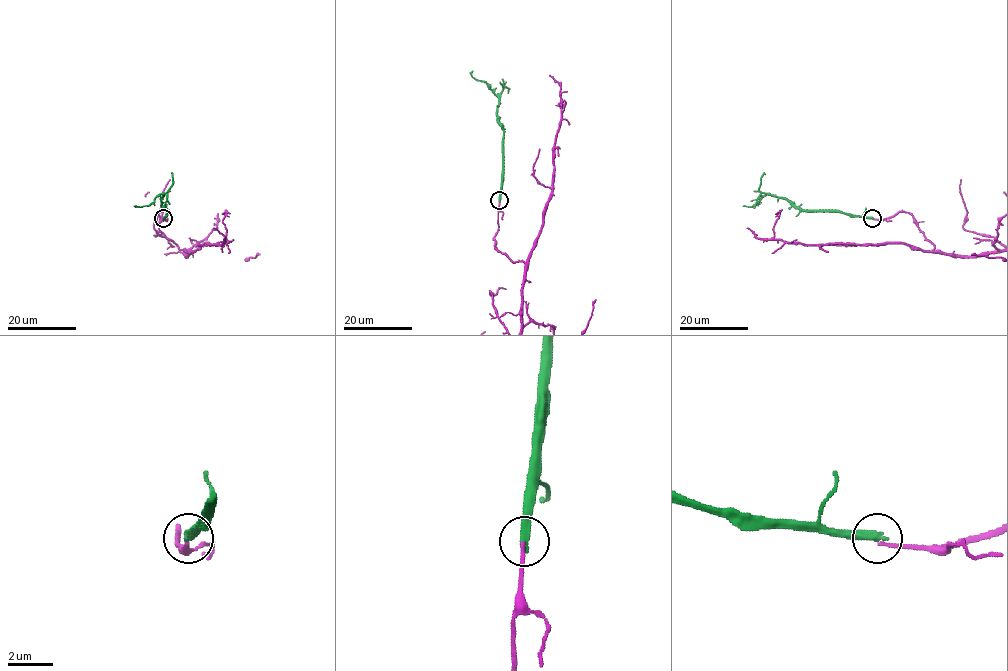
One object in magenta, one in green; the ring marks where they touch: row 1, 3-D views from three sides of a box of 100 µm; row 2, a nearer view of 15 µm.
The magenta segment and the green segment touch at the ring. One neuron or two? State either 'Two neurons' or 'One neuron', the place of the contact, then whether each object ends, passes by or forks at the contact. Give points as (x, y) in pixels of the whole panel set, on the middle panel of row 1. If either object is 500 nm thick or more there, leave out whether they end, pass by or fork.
Two neurons. Place: (499, 200). At the ring magenta ends. At the ring green ends

